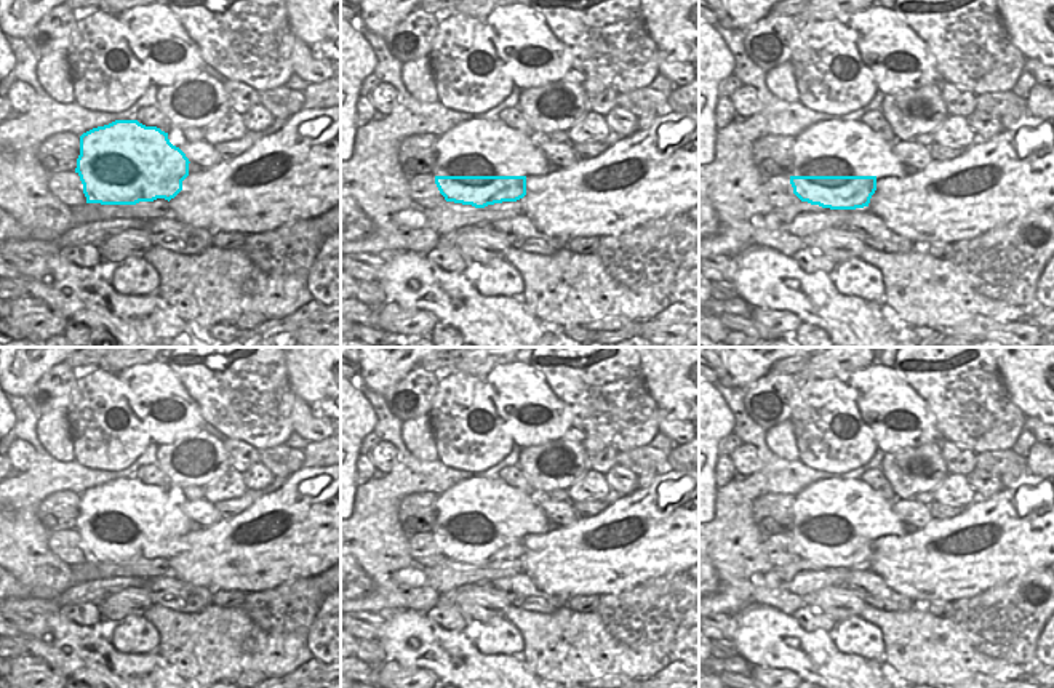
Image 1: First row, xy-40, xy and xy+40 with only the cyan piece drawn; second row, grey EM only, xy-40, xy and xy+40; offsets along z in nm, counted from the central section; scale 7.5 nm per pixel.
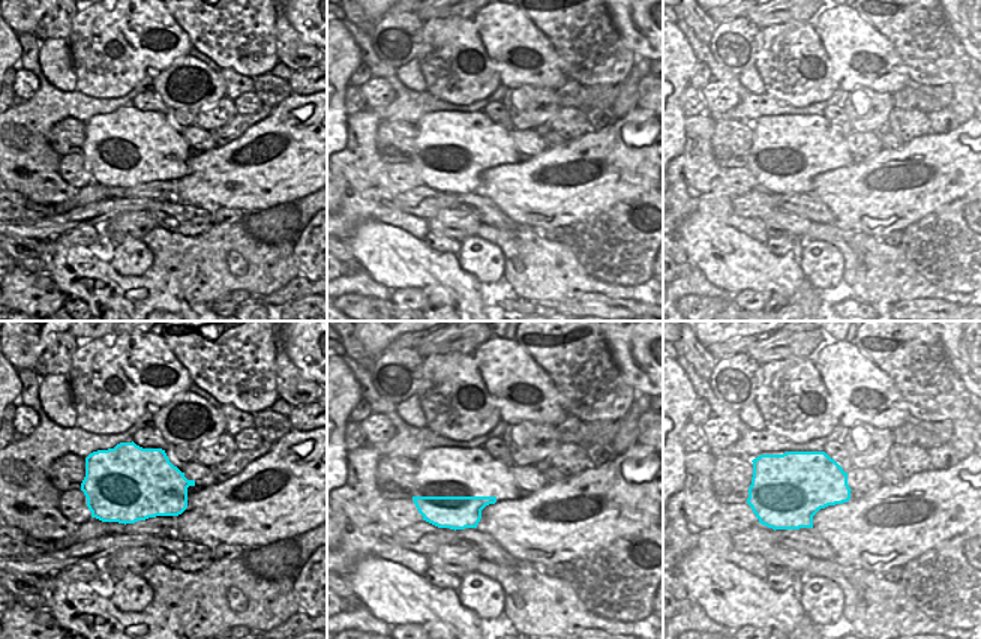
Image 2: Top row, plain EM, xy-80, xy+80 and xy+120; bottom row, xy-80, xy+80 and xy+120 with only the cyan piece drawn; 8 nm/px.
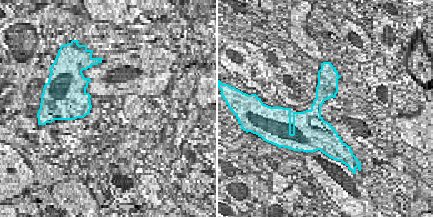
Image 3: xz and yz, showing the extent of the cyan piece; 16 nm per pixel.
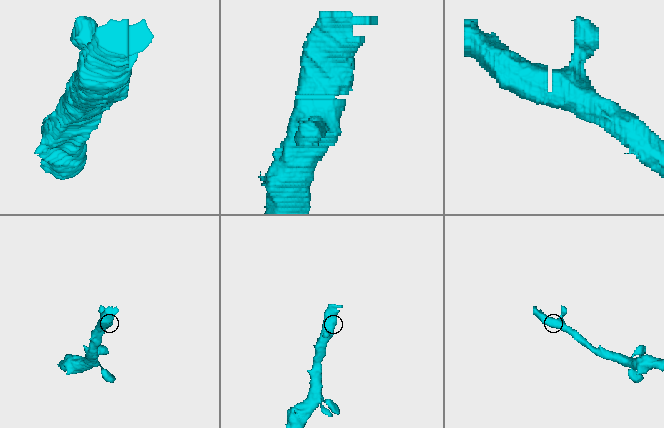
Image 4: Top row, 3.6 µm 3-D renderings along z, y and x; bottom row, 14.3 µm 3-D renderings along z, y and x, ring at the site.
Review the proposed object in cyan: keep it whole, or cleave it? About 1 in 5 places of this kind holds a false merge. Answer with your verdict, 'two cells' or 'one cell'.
one cell

